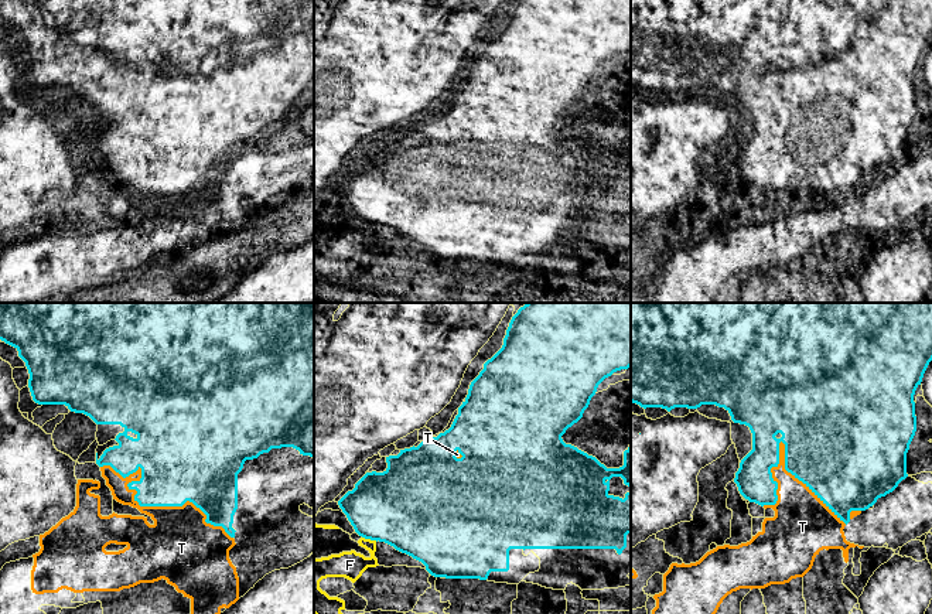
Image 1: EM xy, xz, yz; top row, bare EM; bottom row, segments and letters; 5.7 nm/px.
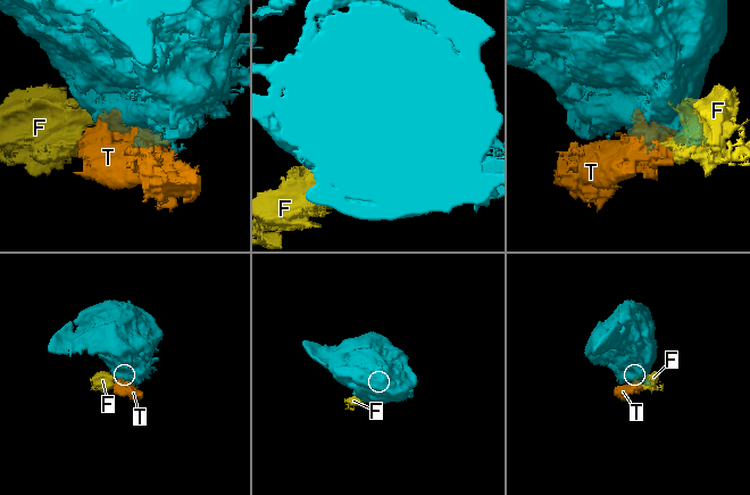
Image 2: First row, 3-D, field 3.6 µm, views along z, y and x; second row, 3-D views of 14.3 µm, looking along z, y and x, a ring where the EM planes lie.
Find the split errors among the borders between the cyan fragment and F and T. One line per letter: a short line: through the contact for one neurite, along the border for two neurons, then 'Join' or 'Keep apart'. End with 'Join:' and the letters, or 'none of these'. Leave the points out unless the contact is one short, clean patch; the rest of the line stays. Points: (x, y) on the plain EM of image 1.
F: Line: xz (362, 219), (376, 224). Keep apart
T: Keep apart
Join: none of these

